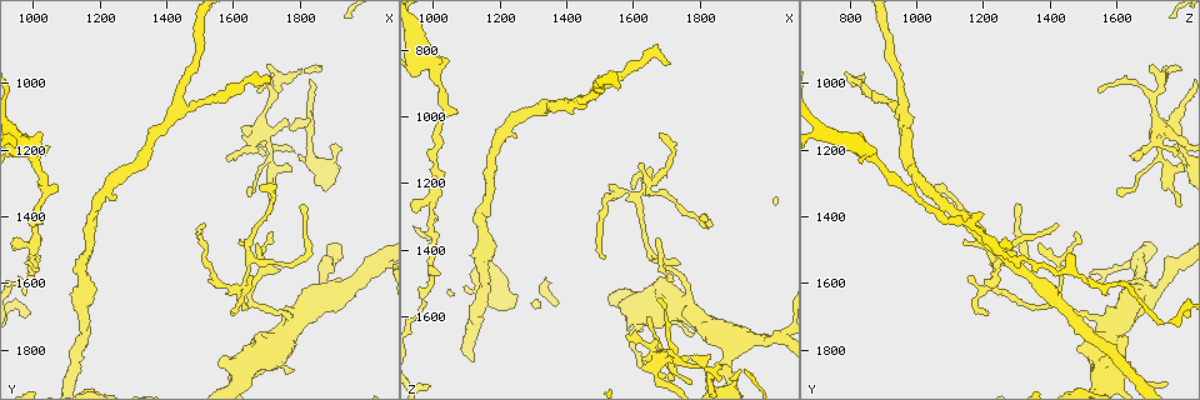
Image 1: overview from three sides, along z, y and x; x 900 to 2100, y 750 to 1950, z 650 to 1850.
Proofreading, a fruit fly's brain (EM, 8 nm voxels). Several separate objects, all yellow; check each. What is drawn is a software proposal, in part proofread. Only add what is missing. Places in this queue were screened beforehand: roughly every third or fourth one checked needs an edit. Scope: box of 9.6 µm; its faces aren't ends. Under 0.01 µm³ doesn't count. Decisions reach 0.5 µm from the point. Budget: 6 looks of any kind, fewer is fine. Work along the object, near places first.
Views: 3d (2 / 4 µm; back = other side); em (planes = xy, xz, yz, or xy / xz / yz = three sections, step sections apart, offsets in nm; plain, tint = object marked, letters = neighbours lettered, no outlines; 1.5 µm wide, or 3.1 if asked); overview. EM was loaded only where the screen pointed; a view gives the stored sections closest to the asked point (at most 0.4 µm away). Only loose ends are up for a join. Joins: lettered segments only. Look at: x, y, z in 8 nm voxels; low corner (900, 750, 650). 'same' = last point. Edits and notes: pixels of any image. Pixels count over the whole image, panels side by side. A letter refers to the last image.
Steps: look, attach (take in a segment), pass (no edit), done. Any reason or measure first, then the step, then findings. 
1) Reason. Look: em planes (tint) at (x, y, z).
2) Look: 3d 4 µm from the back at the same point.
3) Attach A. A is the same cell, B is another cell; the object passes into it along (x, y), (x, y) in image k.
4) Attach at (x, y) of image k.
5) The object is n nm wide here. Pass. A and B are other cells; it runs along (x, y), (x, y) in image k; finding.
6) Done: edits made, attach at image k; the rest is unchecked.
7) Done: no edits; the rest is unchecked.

End of a long branch. Look: 3d 4 µm at (1710, 990, 840).

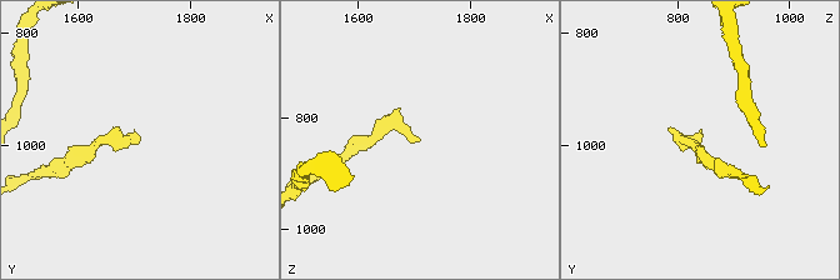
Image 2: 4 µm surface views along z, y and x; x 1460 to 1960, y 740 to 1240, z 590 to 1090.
Now the EM. Look: em planes (letters) at (1715, 985, 840).

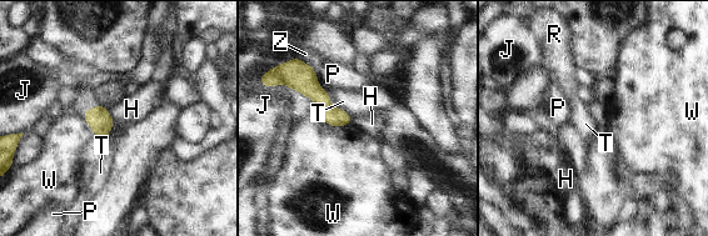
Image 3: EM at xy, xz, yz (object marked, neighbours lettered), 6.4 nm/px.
The longest contact is with W, 160 nm. Pass. H, J, P, R, T, W and Z are other cells; no lettered segment goes on from it.

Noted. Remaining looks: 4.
Tapers out. Look: em planes (letters) at (1510, 1430, 1430).

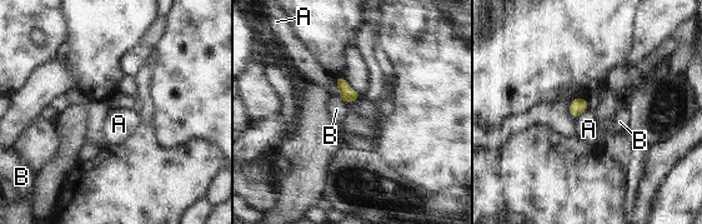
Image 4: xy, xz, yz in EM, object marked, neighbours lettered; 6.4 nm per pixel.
The longest contact is with A, 130 nm. Pass. A and B are other cells; none of them fits.

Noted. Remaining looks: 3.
Look: 3d 4 µm at (1650, 1320, 1600).

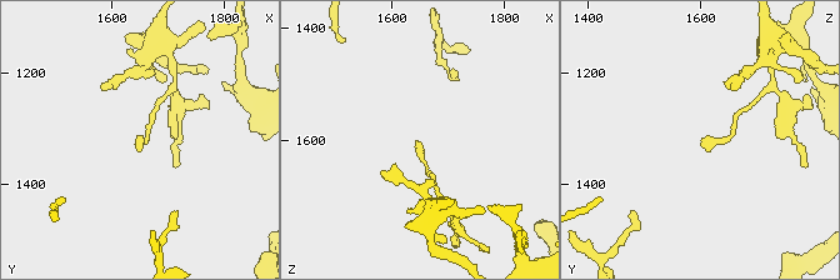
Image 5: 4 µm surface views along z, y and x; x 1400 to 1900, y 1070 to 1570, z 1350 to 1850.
Look: em planes (letters) at (1645, 1315, 1605).

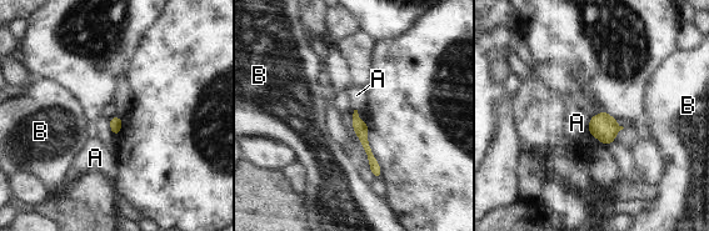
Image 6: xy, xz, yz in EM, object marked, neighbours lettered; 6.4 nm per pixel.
The object is 80 nm wide here. Pass. A and B are other cells; it runs along (355, 116), (378, 175) in image 6; none of them fits.

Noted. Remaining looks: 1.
Done: no edits; the rest is unchecked.

